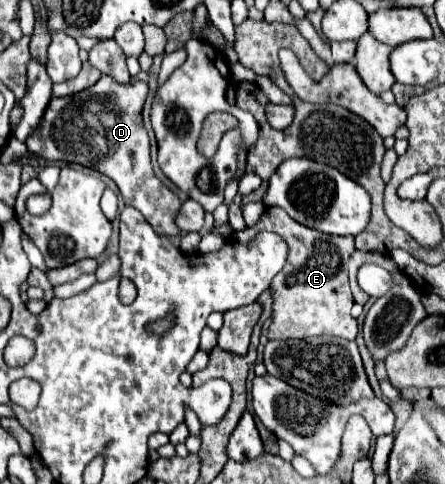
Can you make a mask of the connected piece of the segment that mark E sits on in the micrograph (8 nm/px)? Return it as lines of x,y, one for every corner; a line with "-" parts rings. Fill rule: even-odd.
269,207
255,227
237,231
235,241
251,241
259,231
273,231
287,241
287,263
273,279
273,323
269,339
305,339
313,335
335,335
355,339
357,321
351,317
353,297
349,289
347,265
355,251
353,237
333,237
293,221
283,209

